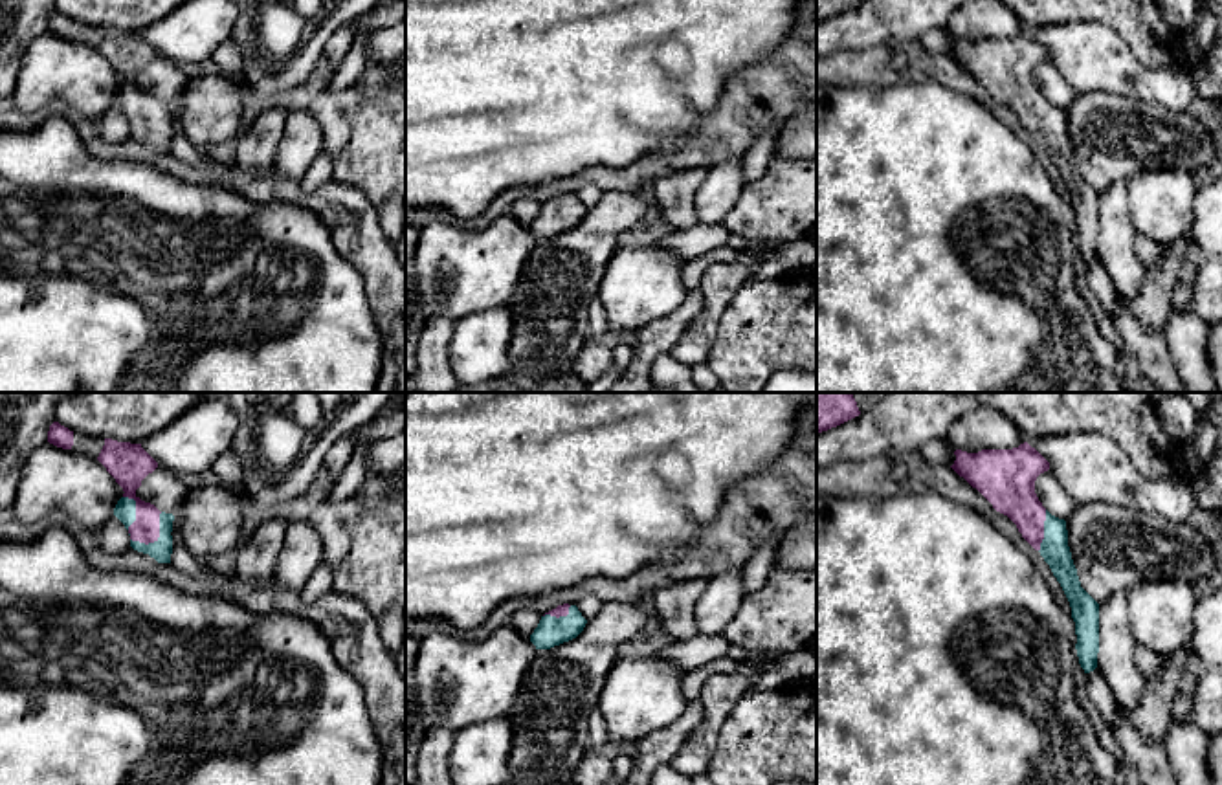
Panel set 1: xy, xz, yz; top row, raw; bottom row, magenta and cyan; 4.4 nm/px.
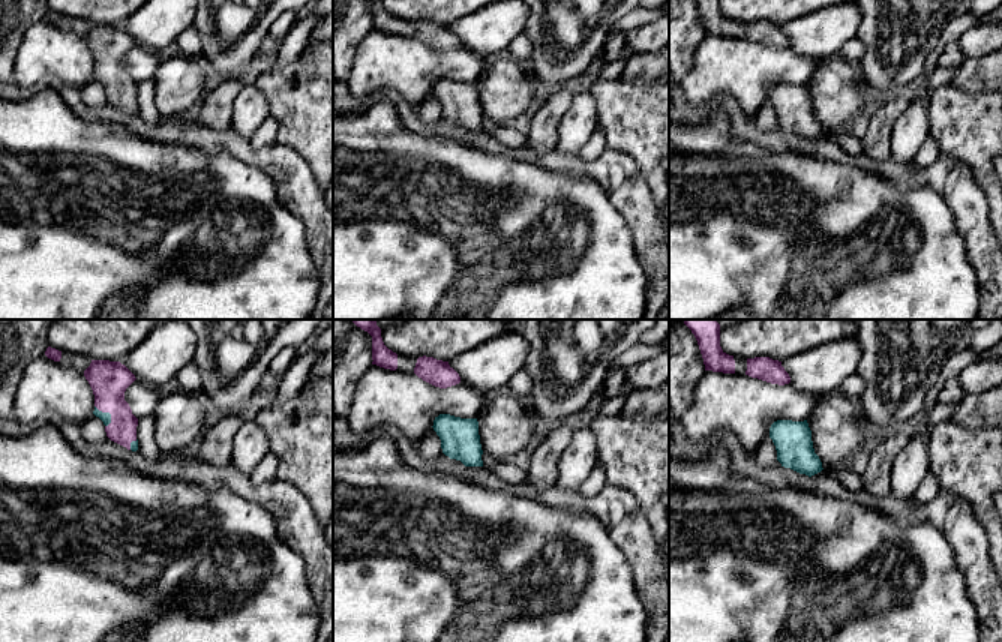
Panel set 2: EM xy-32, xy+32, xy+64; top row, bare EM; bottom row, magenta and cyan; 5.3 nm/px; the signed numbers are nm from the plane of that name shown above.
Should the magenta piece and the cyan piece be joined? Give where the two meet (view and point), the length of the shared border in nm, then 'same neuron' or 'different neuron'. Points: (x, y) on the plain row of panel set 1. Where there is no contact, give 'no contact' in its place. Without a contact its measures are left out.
xy (156, 127) | 190 nm | same neuron

